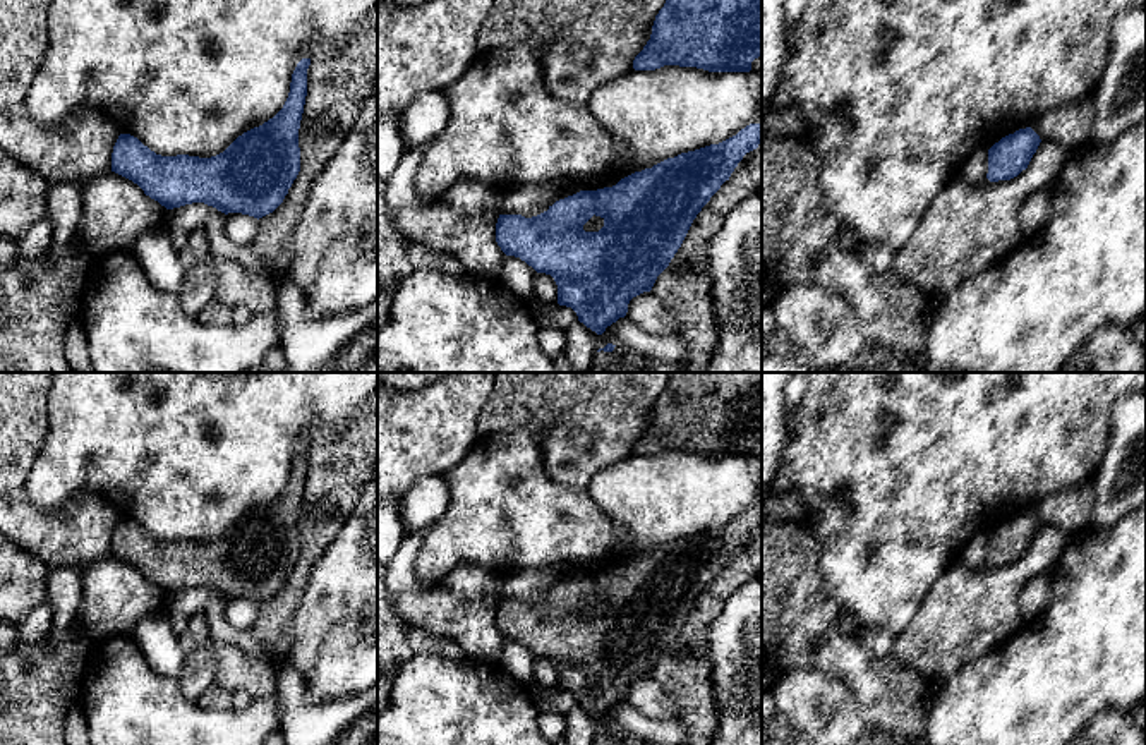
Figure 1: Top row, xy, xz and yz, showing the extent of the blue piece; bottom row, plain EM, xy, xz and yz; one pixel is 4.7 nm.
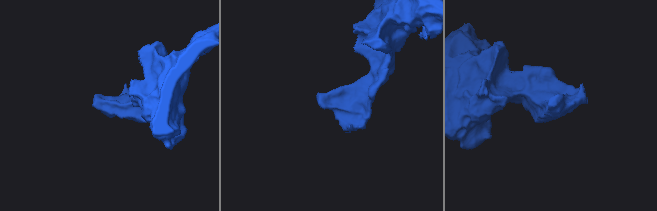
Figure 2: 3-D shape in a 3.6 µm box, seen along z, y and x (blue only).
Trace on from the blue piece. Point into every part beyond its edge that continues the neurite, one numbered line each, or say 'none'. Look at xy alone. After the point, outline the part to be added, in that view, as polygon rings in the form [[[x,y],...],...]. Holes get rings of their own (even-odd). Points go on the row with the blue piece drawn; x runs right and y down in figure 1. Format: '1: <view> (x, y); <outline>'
none

